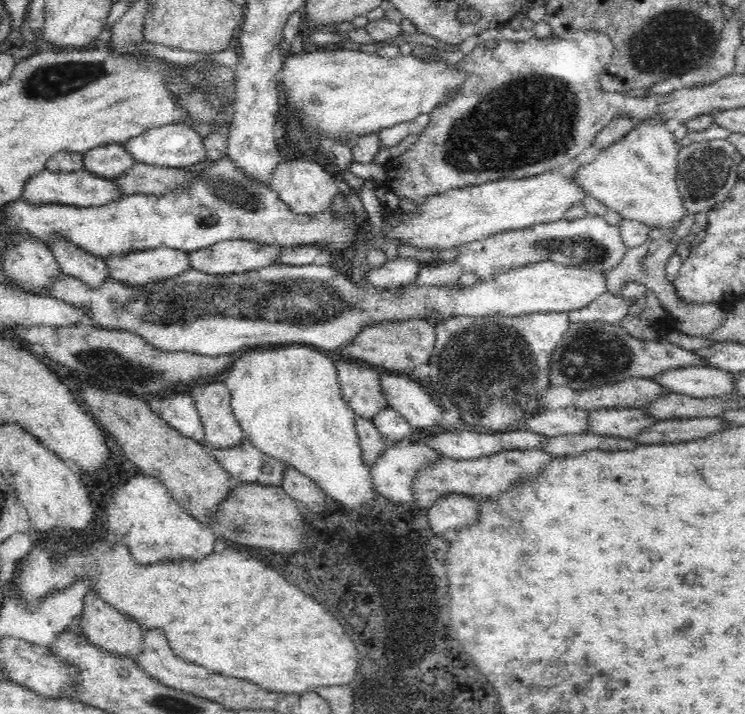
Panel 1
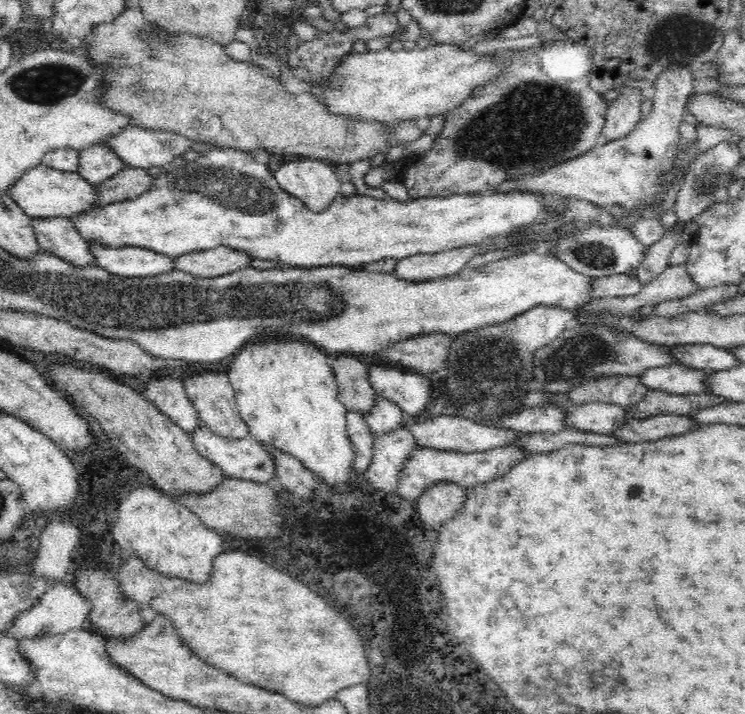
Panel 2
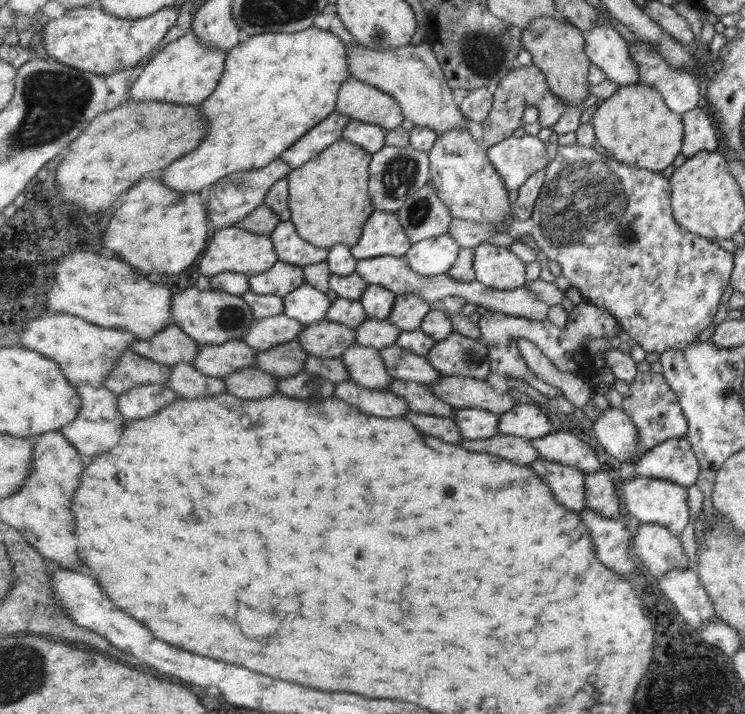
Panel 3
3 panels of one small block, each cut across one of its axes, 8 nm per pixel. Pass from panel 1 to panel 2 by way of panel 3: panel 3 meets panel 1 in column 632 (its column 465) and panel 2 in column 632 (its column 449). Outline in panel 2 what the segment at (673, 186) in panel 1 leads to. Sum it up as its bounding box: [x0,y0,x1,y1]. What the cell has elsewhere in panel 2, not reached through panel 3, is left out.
[494,65,694,211]

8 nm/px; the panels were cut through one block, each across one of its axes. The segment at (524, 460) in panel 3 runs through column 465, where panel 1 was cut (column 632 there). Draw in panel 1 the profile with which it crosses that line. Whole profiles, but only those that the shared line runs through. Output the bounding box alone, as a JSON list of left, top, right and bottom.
[542,432,638,457]

